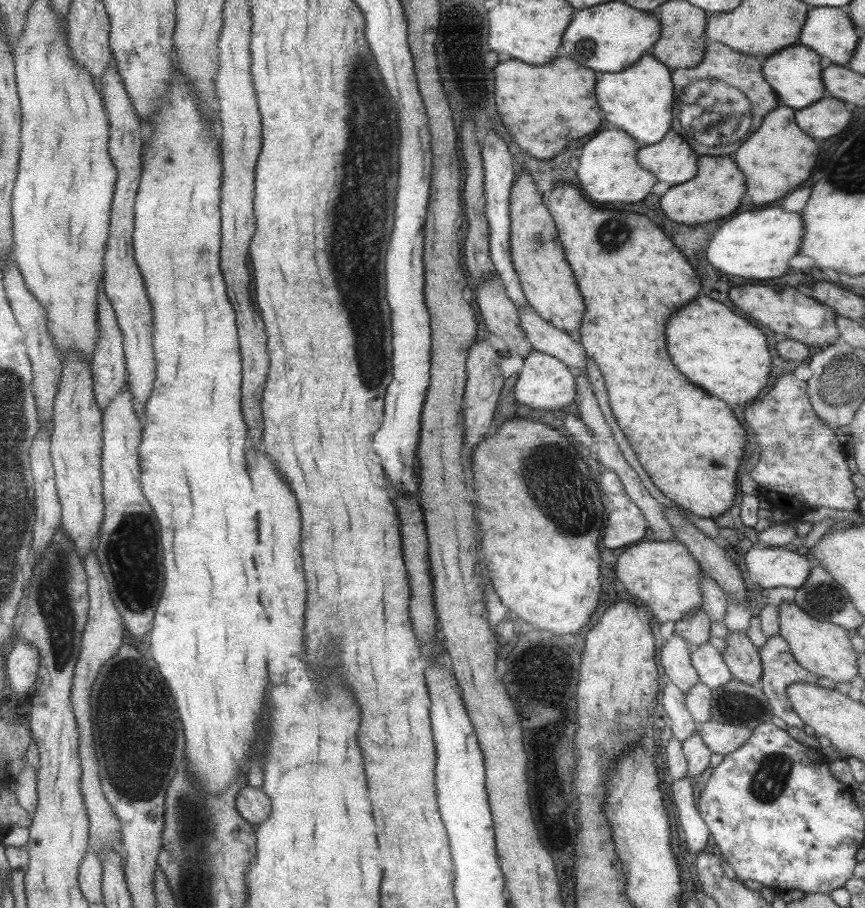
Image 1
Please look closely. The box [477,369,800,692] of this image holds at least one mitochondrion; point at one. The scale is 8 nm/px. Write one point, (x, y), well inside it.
(547, 473)

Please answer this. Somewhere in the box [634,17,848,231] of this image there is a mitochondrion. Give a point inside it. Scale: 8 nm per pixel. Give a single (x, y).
(716, 112)

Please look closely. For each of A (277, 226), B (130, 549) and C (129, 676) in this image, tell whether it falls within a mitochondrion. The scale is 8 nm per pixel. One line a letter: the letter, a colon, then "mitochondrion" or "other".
A: other
B: mitochondrion
C: mitochondrion

